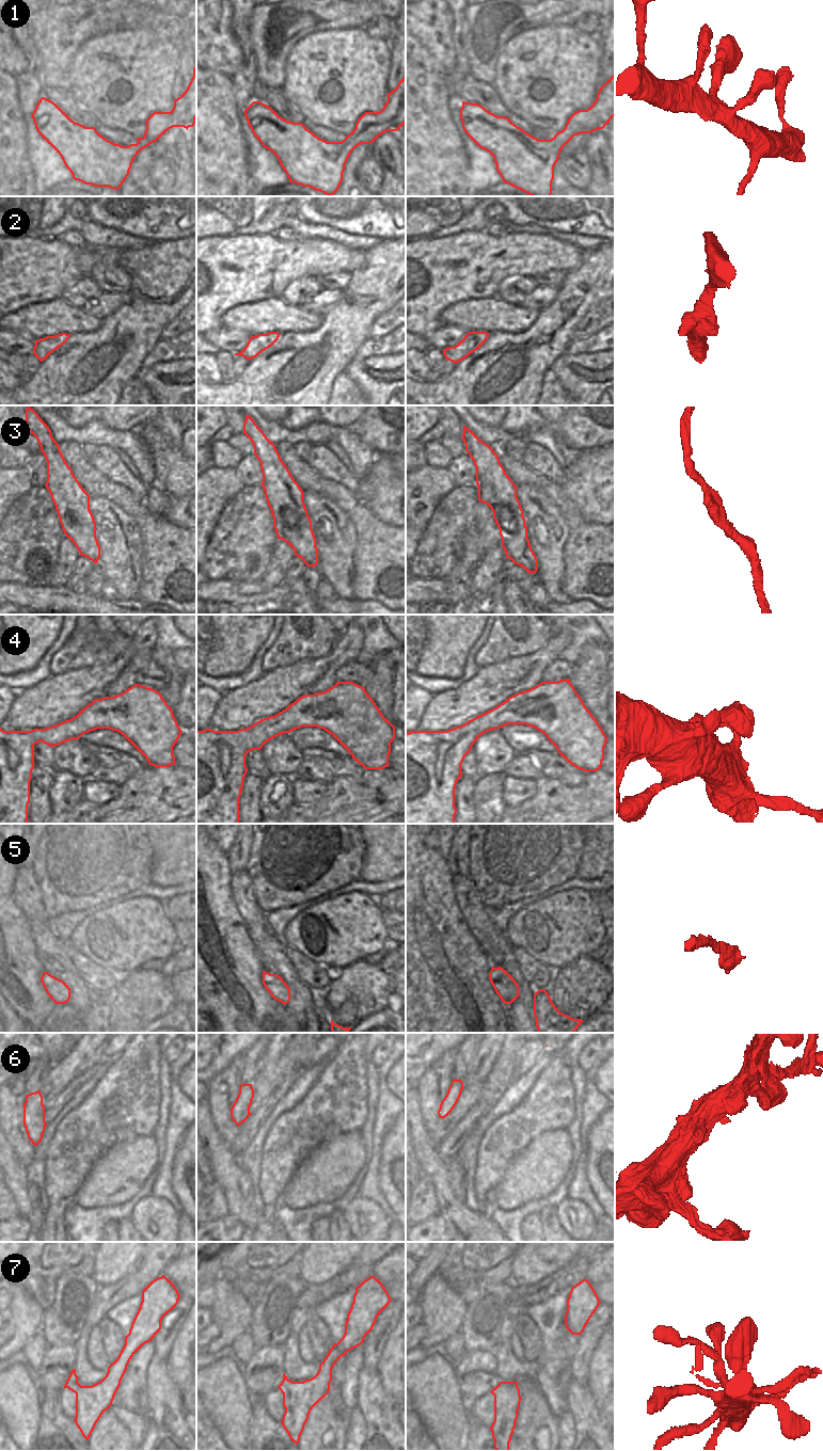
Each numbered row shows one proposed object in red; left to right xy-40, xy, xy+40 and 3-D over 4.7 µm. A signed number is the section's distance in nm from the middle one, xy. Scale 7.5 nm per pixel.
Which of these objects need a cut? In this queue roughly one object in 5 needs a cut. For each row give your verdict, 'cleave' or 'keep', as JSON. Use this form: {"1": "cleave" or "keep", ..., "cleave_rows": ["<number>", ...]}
{"1": "keep", "2": "keep", "3": "keep", "4": "keep", "5": "keep", "6": "keep", "7": "keep", "cleave_rows": []}

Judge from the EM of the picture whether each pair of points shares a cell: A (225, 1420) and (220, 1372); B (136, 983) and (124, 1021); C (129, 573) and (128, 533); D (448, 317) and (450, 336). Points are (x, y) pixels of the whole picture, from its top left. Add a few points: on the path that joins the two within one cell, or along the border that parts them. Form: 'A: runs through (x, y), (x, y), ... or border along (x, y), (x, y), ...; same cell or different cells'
A: runs through (225, 1408), (225, 1396), (221, 1384); same cell
B: runs through (136, 992), (136, 1002), (130, 1011); same cell
C: runs through (128, 563), (128, 543); same cell
D: border along (443, 324), (456, 324), (468, 332); different cells

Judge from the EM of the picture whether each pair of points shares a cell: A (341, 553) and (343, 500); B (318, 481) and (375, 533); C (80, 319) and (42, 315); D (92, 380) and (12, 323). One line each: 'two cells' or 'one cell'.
A: two cells
B: one cell
C: one cell
D: two cells

